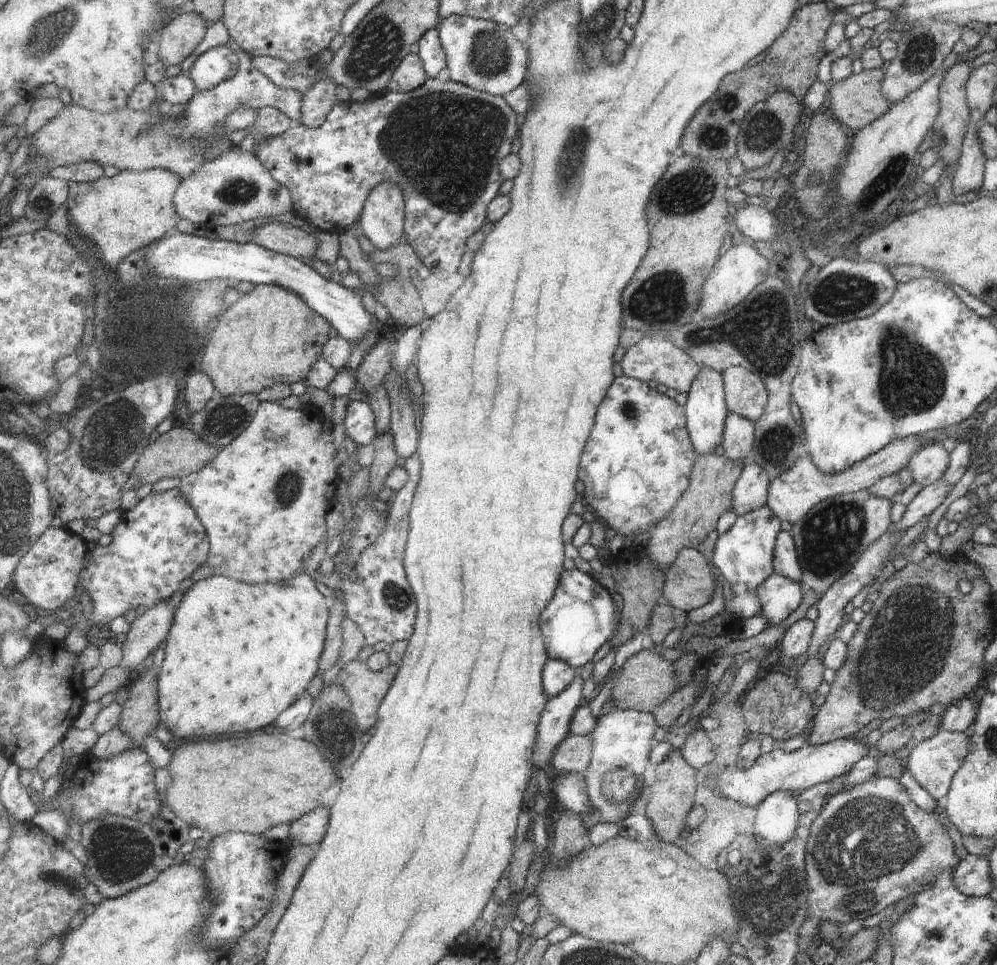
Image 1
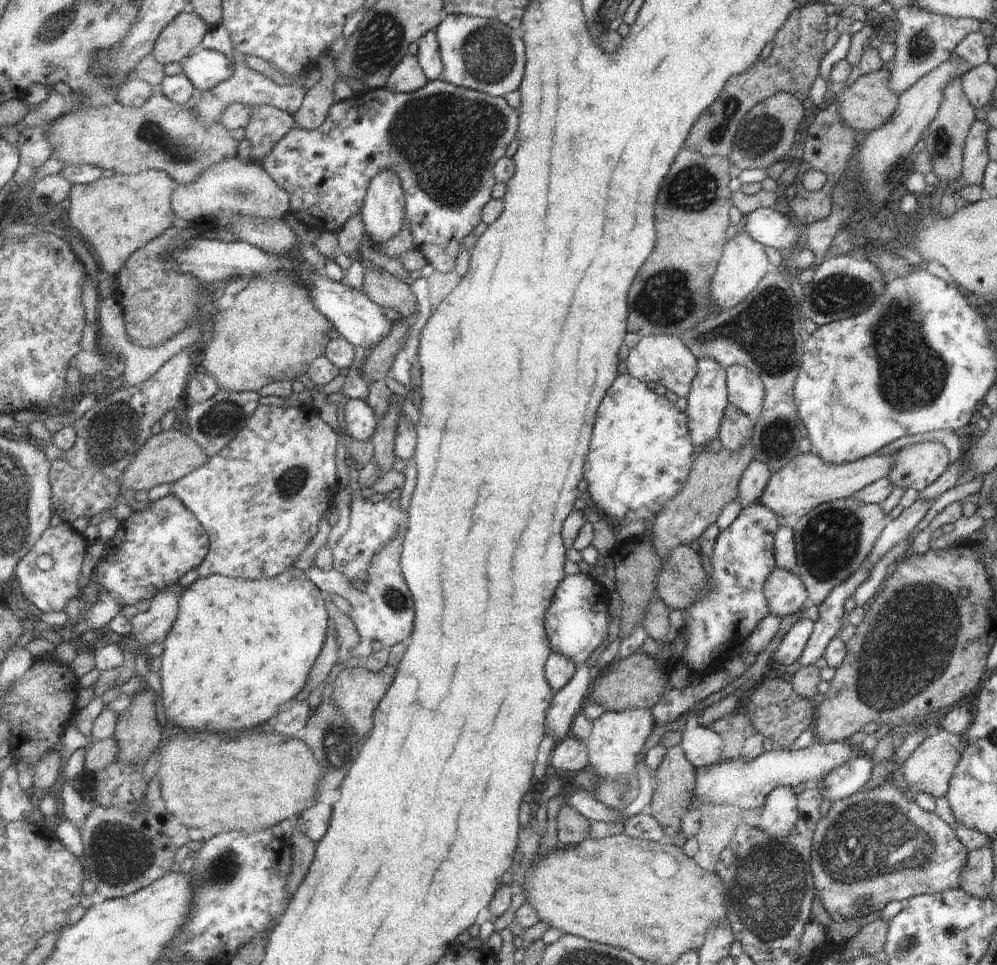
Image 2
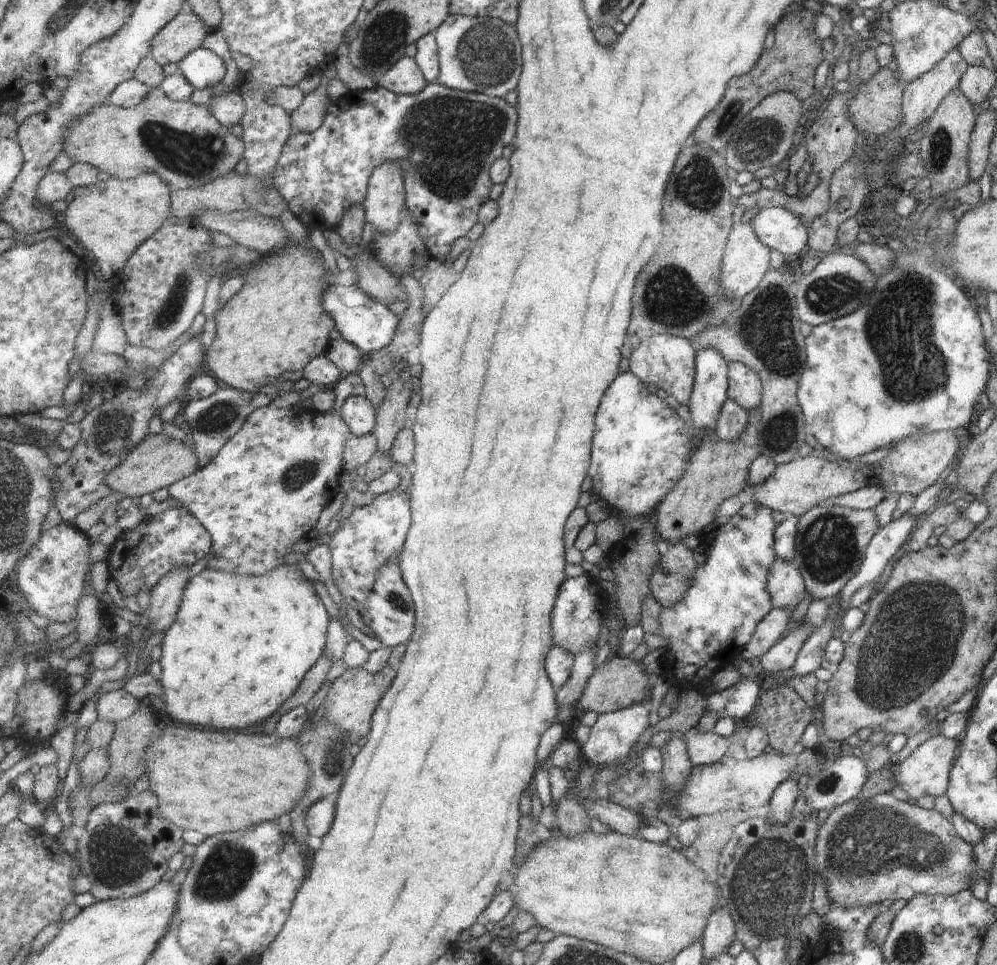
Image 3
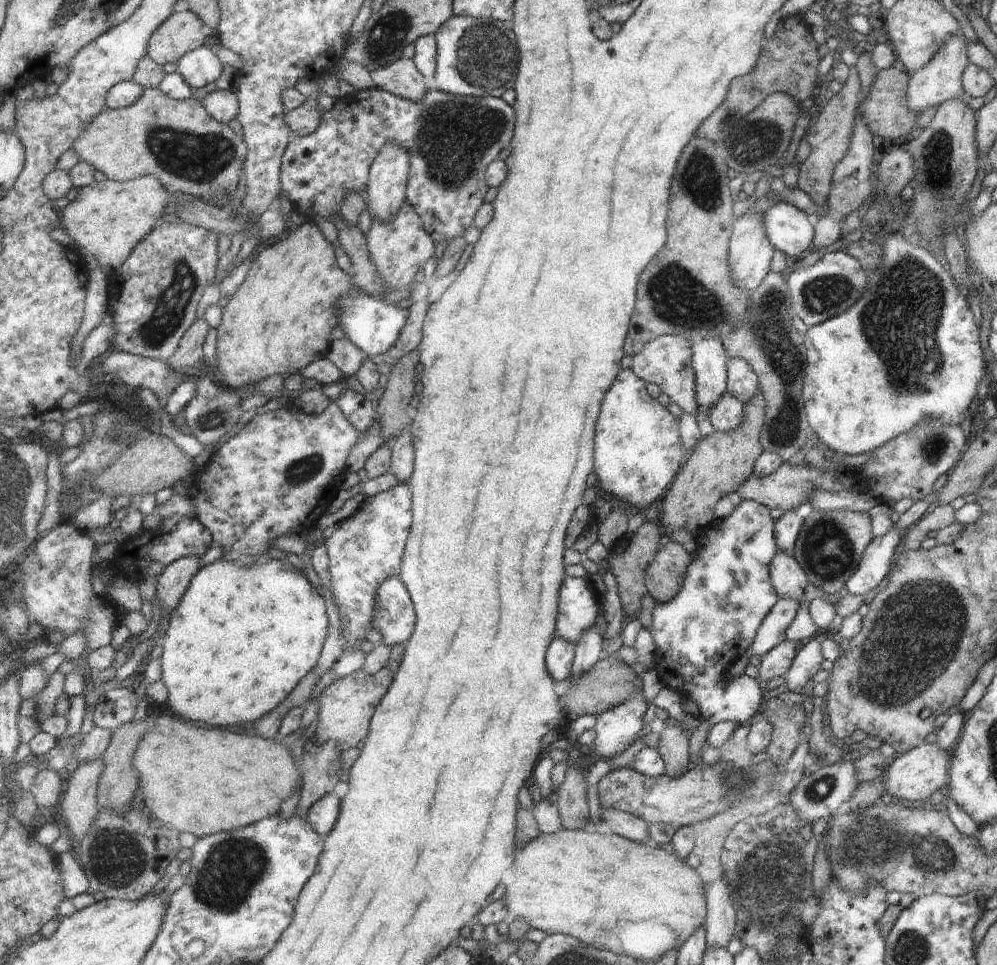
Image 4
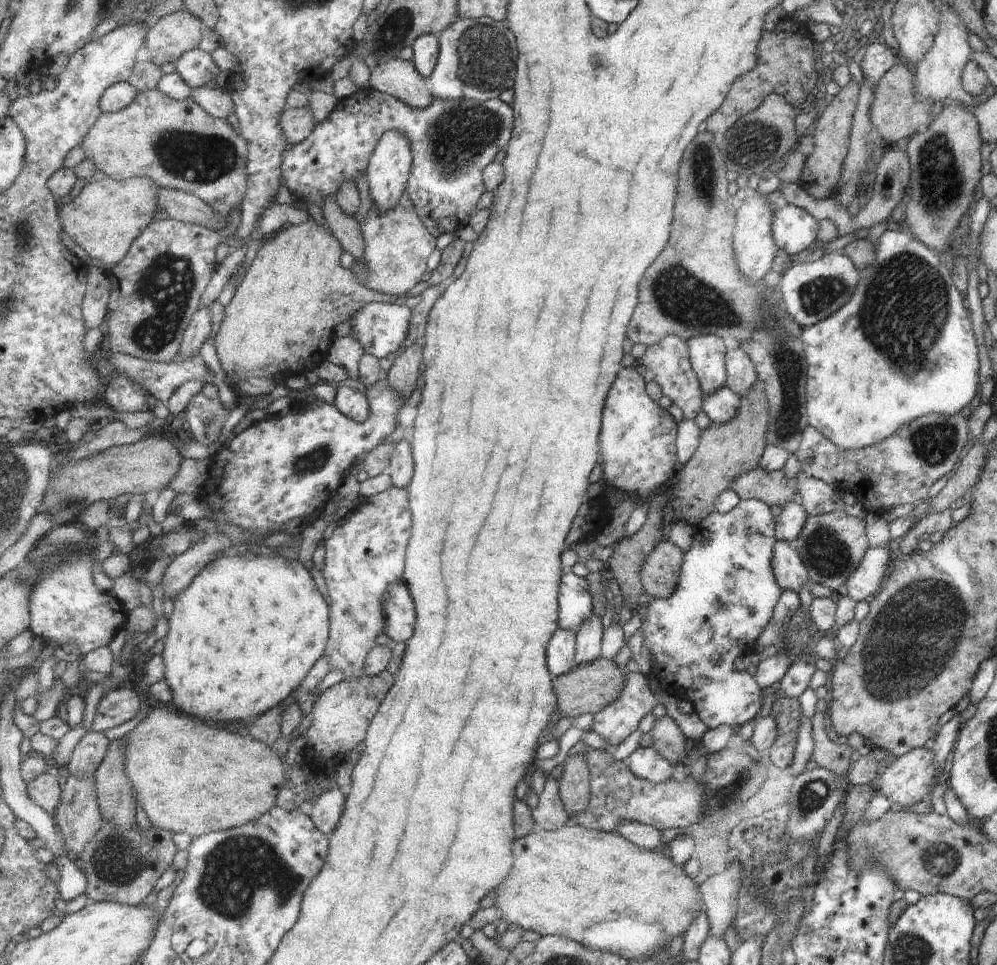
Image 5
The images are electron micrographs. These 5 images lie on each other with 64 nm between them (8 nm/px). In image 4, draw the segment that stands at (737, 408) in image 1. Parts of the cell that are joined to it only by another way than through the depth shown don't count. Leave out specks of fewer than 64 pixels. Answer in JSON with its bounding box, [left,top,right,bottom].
[727,357,759,405]

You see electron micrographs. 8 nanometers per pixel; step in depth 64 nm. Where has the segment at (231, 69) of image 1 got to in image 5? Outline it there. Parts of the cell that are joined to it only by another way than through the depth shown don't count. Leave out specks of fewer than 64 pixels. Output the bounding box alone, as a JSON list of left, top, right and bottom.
[176,48,221,88]

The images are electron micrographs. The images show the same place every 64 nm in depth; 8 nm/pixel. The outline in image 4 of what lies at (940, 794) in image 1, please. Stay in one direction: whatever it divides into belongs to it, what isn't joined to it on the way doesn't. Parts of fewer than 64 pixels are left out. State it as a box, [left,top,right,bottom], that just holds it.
[883,743,951,802]

